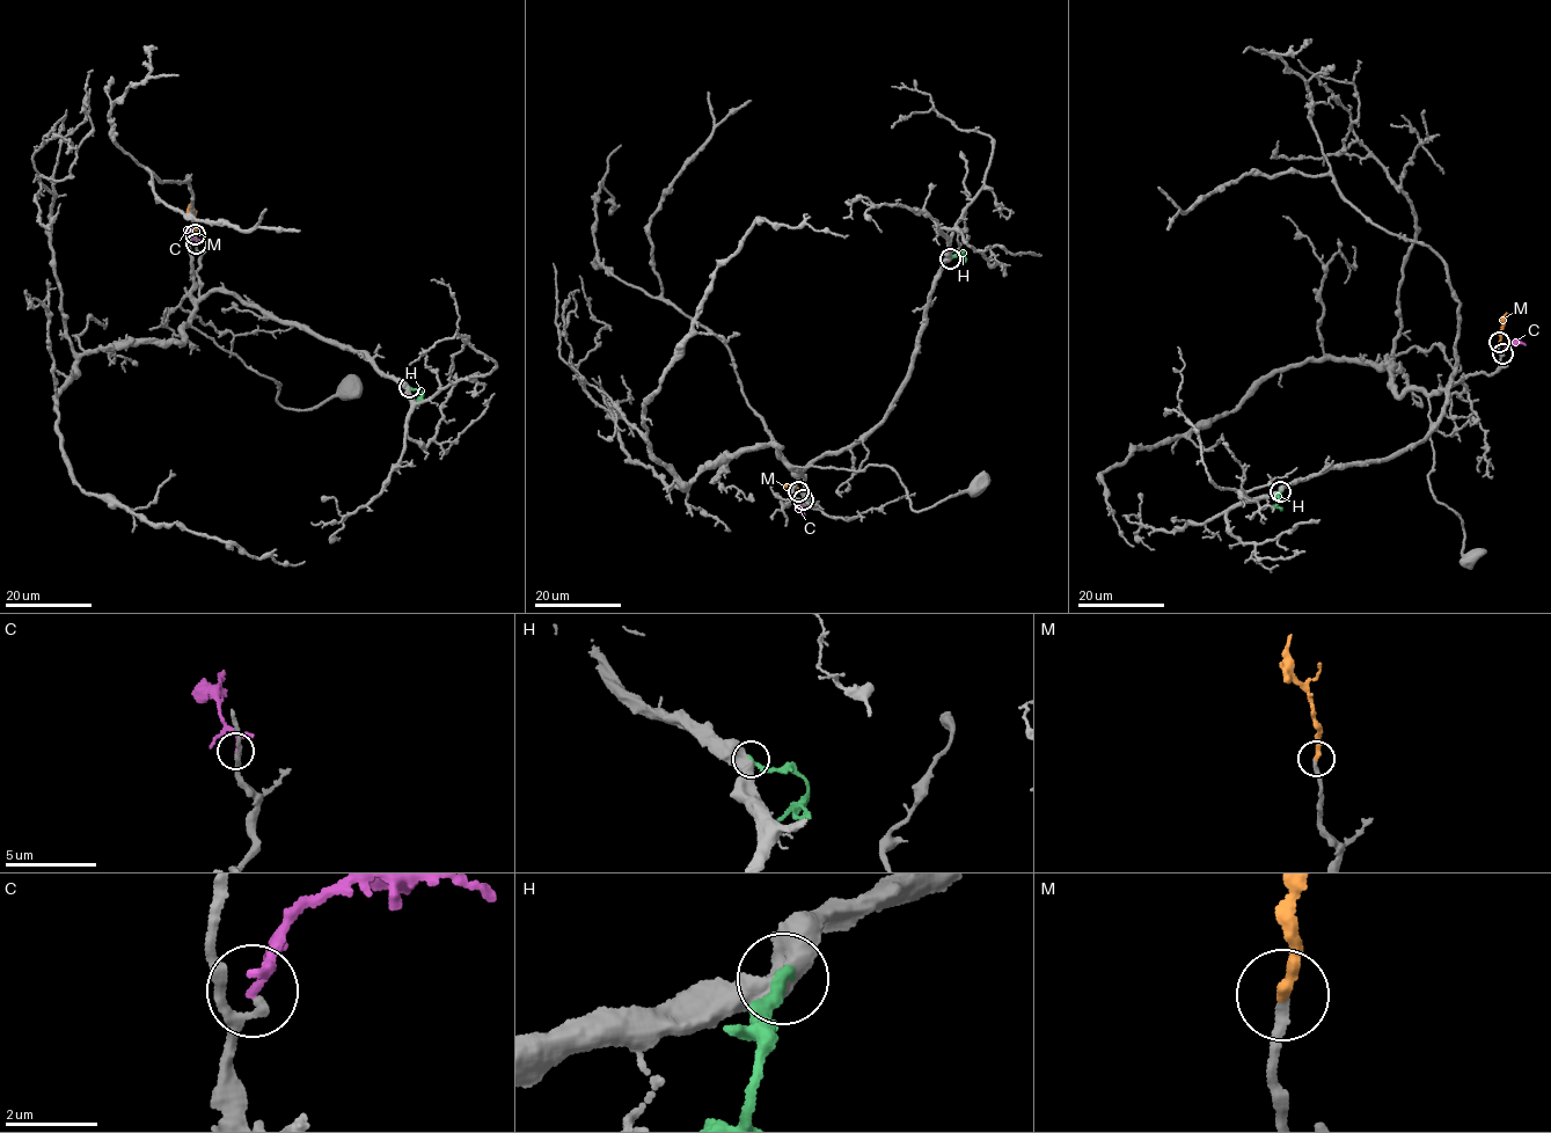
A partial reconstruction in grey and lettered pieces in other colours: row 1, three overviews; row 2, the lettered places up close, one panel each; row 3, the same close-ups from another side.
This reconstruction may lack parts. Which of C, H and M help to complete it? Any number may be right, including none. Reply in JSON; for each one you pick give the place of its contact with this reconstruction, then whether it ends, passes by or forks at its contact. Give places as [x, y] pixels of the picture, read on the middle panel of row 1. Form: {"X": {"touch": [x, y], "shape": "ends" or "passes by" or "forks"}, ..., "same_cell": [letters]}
{"M": {"touch": [798, 491], "shape": "ends"}, "same_cell": ["M"]}

